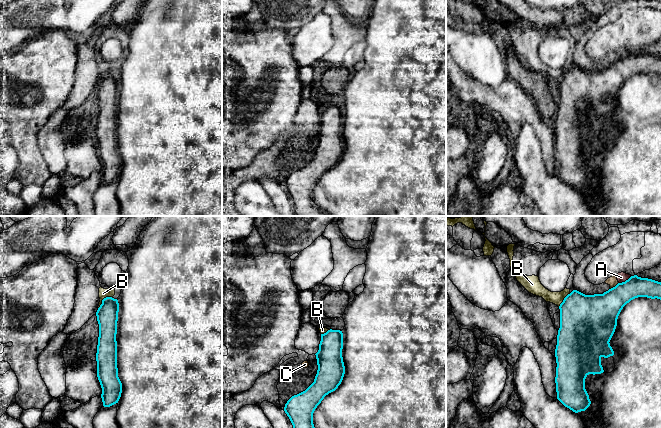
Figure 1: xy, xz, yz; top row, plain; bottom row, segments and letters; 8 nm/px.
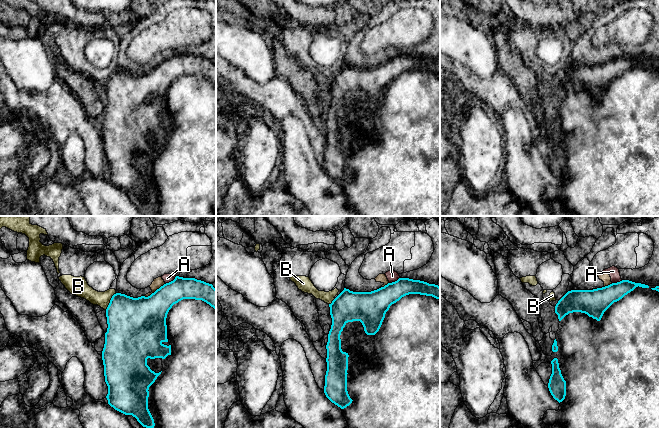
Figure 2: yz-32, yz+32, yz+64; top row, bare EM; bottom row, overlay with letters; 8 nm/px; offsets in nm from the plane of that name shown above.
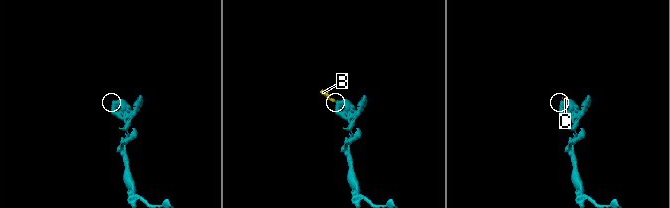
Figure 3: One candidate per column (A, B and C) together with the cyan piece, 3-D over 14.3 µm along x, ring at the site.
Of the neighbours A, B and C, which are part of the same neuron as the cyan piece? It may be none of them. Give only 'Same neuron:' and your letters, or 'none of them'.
Same neuron: none of them

